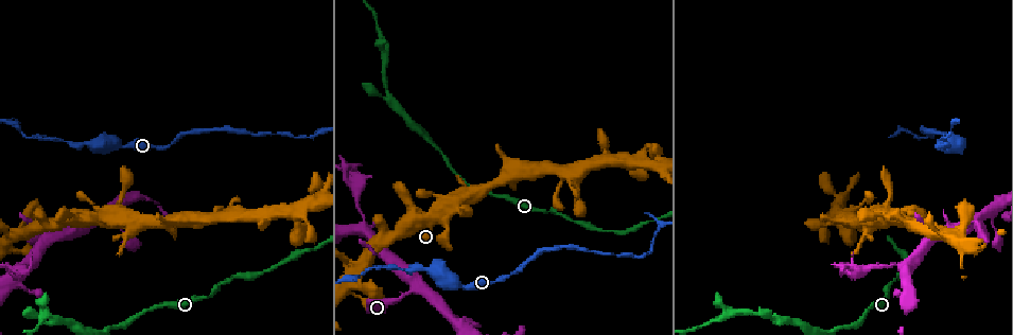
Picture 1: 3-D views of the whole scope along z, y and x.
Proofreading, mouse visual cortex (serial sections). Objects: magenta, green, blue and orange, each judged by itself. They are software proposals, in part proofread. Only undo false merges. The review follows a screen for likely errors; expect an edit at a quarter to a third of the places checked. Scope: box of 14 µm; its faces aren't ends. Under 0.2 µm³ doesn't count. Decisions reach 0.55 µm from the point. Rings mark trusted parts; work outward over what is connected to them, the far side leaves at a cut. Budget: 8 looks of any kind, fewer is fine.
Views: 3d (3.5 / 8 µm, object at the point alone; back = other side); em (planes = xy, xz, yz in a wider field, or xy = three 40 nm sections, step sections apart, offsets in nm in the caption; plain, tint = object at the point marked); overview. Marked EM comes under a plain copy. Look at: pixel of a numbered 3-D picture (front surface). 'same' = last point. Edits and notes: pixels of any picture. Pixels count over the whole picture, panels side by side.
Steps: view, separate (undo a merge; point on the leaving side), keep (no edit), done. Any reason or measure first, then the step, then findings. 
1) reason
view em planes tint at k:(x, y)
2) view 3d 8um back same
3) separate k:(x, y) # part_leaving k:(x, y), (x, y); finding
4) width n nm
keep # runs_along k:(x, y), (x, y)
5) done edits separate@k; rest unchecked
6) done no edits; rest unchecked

narrows sharply
view 3d 8um at 1:(210, 295)

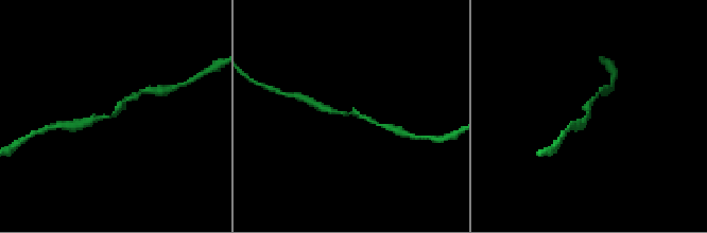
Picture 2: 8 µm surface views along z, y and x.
arm_widths 150, 150 nm
view em xy step 5 tint at 2:(590, 114)

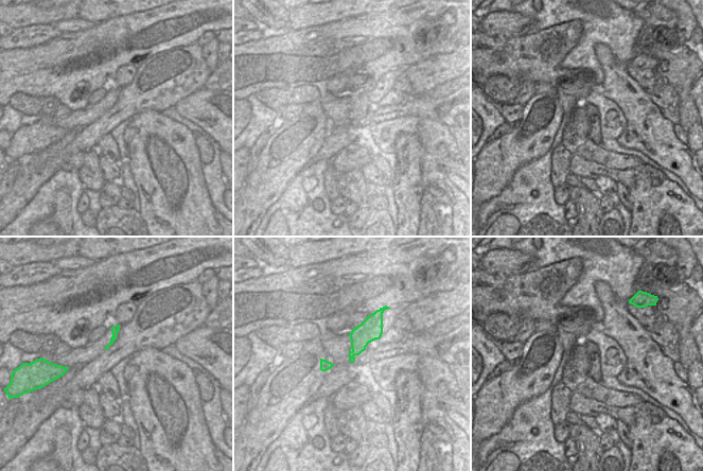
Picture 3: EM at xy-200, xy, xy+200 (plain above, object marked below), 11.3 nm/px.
separate 2:(134, 96) # part_leaving 2:(115, 112), (124, 101), (150, 89); two cells meet here

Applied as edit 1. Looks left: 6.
view overview

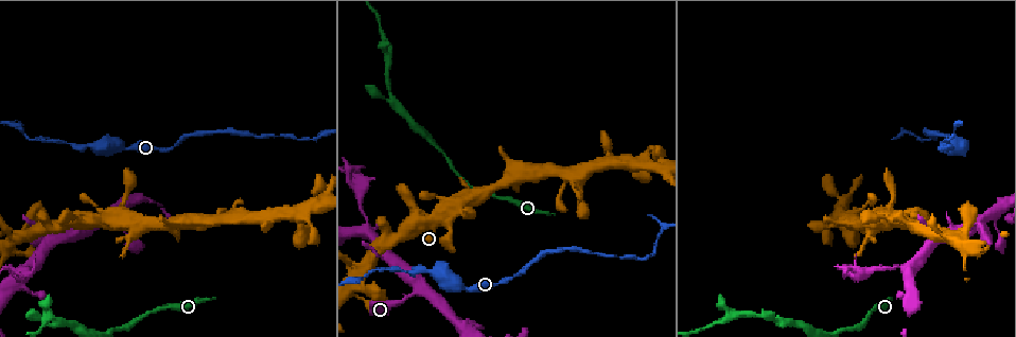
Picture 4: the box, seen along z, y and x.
abrupt turn
view 3d 8um back at 4:(662, 233)

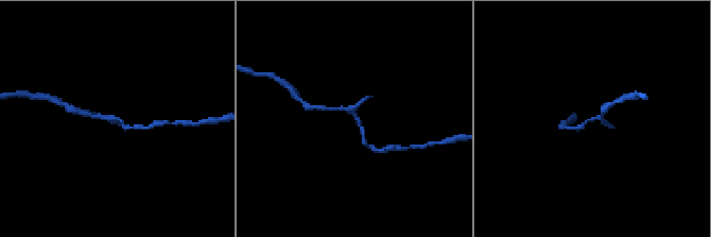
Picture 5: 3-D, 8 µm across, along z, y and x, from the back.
zoom in
view 3d 3.5um at 5:(592, 120)

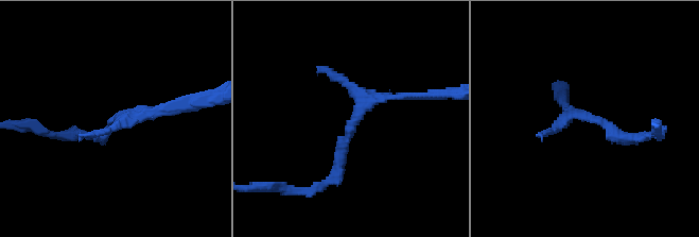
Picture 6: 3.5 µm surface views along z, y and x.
keep # runs_along 6:(336, 175), (363, 96), (327, 71); one cell here

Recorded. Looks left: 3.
narrows sharply
view 3d 3.5um at 4:(416, 289)

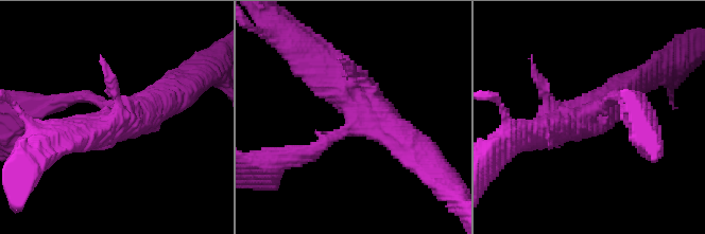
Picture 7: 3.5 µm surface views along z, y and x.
now the EM
view em xy step 1 tint at 7:(585, 116)

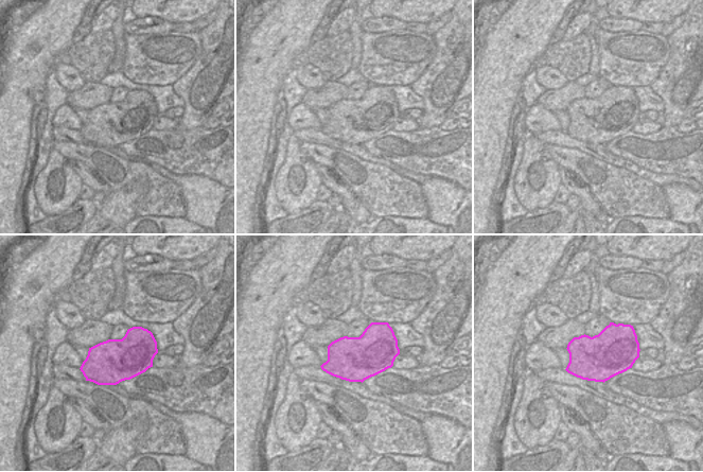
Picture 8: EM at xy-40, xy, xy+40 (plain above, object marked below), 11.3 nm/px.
keep # runs_along 7:(624, 100), (532, 134); all the same cell

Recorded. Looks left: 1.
done edits separate@2; rest unchecked

